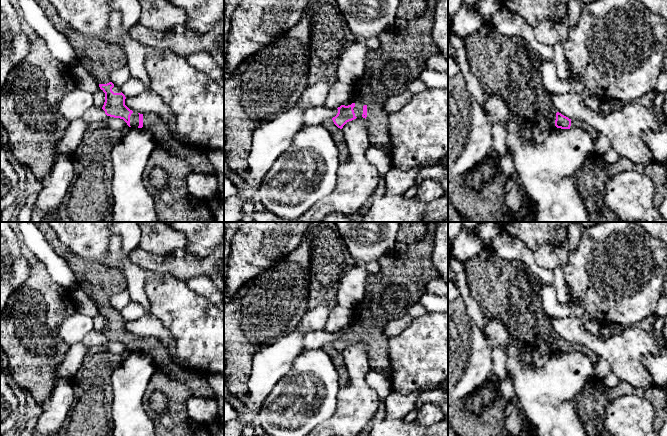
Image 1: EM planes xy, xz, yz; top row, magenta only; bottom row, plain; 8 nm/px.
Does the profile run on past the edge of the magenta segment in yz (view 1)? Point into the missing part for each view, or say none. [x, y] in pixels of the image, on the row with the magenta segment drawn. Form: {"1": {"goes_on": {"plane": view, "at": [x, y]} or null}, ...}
{"1": {"goes_on": {"plane": "yz", "at": [507, 66]}}}

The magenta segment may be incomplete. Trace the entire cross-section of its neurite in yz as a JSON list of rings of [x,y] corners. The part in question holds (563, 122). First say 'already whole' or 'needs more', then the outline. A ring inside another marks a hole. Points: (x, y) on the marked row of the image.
needs more | [[[492,23],[483,25],[464,40],[467,61],[487,94],[501,97],[507,106],[531,125],[541,119],[551,120],[557,128],[580,128],[593,140],[599,133],[590,125],[557,112],[551,102],[551,94],[545,89],[540,65],[541,55],[521,36],[499,33]]]

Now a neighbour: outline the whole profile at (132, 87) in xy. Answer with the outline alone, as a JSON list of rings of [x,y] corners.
[[[130,77],[121,87],[122,93],[125,97],[137,96],[144,89],[143,83],[135,77]]]

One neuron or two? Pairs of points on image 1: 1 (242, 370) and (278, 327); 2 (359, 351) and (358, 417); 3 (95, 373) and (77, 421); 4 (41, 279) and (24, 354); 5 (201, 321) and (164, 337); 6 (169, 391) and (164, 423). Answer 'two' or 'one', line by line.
1: one
2: one
3: one
4: one
5: two
6: one

